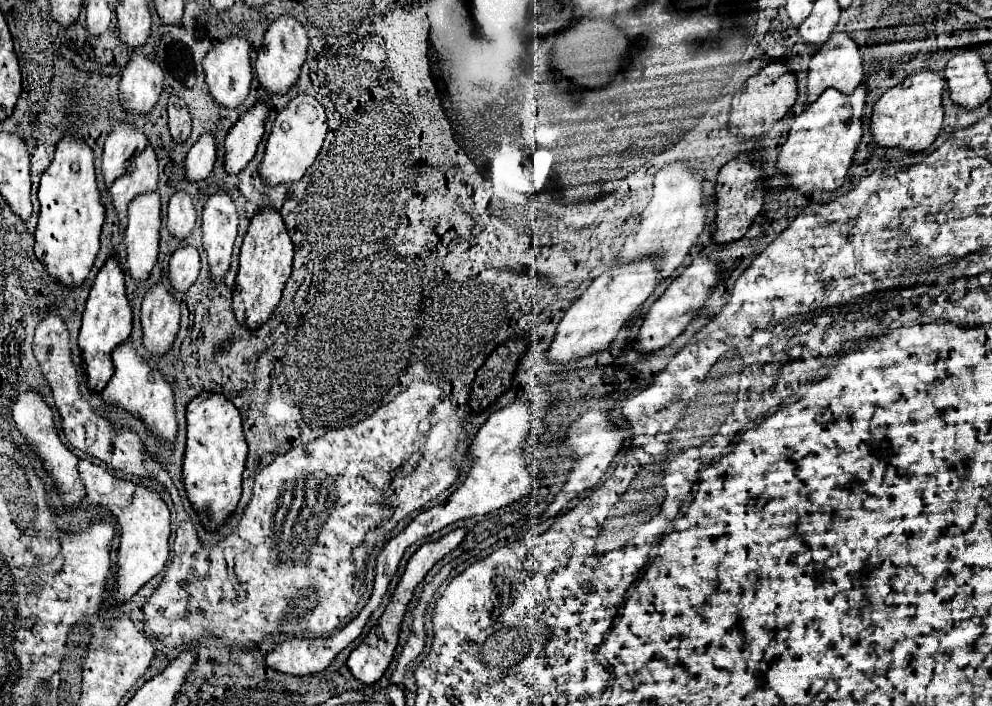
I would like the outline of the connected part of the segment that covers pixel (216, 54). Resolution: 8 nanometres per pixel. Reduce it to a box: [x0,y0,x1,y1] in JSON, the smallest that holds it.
[203,37,251,109]

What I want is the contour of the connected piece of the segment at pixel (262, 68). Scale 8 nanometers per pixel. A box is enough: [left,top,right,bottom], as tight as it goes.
[255,15,309,97]

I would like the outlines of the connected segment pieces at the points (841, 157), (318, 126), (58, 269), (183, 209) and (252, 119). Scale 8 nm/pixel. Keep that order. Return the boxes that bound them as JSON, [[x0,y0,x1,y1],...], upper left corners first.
[[775,83,865,195],[259,95,327,187],[35,137,105,289],[167,191,195,239],[225,103,267,175]]

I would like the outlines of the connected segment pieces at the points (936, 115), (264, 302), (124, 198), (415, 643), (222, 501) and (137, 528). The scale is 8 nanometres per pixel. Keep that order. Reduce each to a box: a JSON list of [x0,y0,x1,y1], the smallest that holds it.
[[871,71,945,153],[233,211,293,329],[109,145,157,233],[391,559,461,683],[183,393,247,533],[79,461,171,605]]

